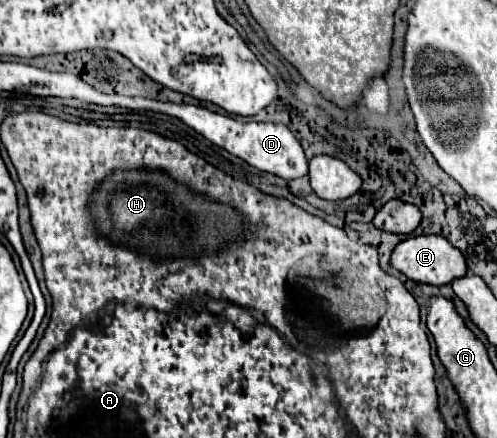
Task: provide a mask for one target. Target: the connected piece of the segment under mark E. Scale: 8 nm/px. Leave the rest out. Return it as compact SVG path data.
M422 234L422 236L410 236L406 240L402 240L390 258L390 264L400 270L402 274L406 274L410 280L414 282L426 282L426 284L448 284L454 278L462 278L466 276L468 268L466 268L466 260L462 256L462 252L446 238L440 234Z

